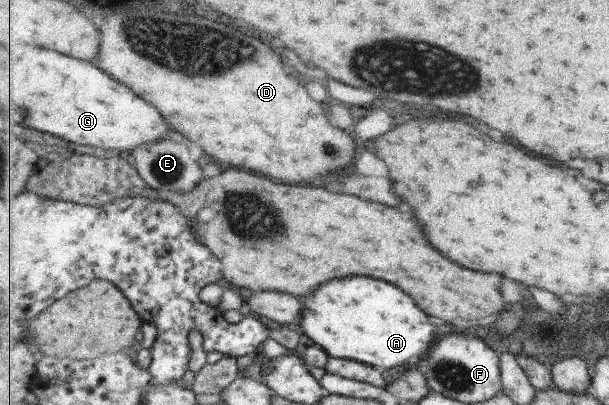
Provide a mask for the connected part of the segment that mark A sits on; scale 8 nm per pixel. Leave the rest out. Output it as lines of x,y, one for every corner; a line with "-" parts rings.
337,279
297,299
305,305
300,326
303,335
323,347
330,357
357,360
380,369
411,368
429,354
437,341
431,317
413,297
387,281

